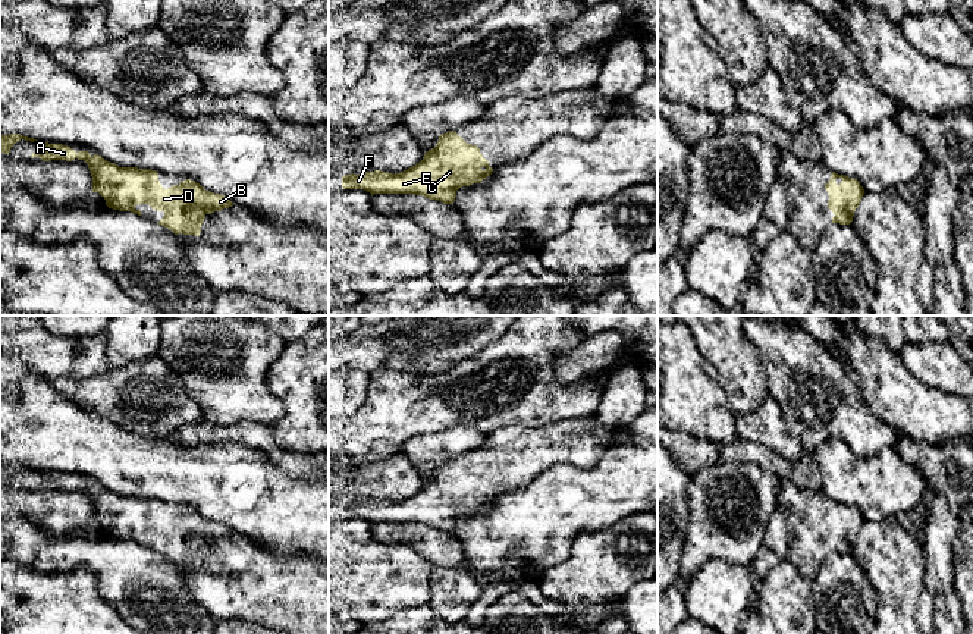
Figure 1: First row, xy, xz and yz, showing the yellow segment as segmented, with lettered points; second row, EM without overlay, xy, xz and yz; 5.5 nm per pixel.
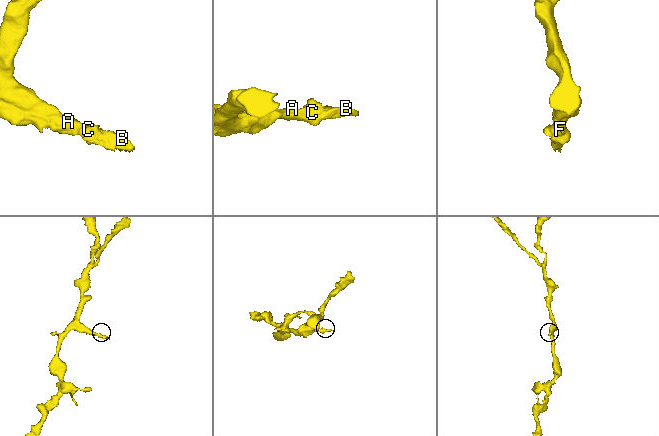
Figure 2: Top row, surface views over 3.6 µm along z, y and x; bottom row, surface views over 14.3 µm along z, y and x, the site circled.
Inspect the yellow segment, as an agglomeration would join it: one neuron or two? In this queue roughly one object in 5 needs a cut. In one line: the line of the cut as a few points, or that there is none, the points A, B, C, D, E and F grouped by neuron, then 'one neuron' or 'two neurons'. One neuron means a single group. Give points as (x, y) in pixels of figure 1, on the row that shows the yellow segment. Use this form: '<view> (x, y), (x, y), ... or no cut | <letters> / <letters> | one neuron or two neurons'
no cut | A B C D E F | one neuron

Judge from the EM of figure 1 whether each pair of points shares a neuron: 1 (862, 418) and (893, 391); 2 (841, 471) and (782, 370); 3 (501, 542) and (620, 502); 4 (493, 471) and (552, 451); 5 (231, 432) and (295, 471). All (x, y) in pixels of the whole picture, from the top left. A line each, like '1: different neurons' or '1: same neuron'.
1: different neurons
2: different neurons
3: same neuron
4: same neuron
5: same neuron

